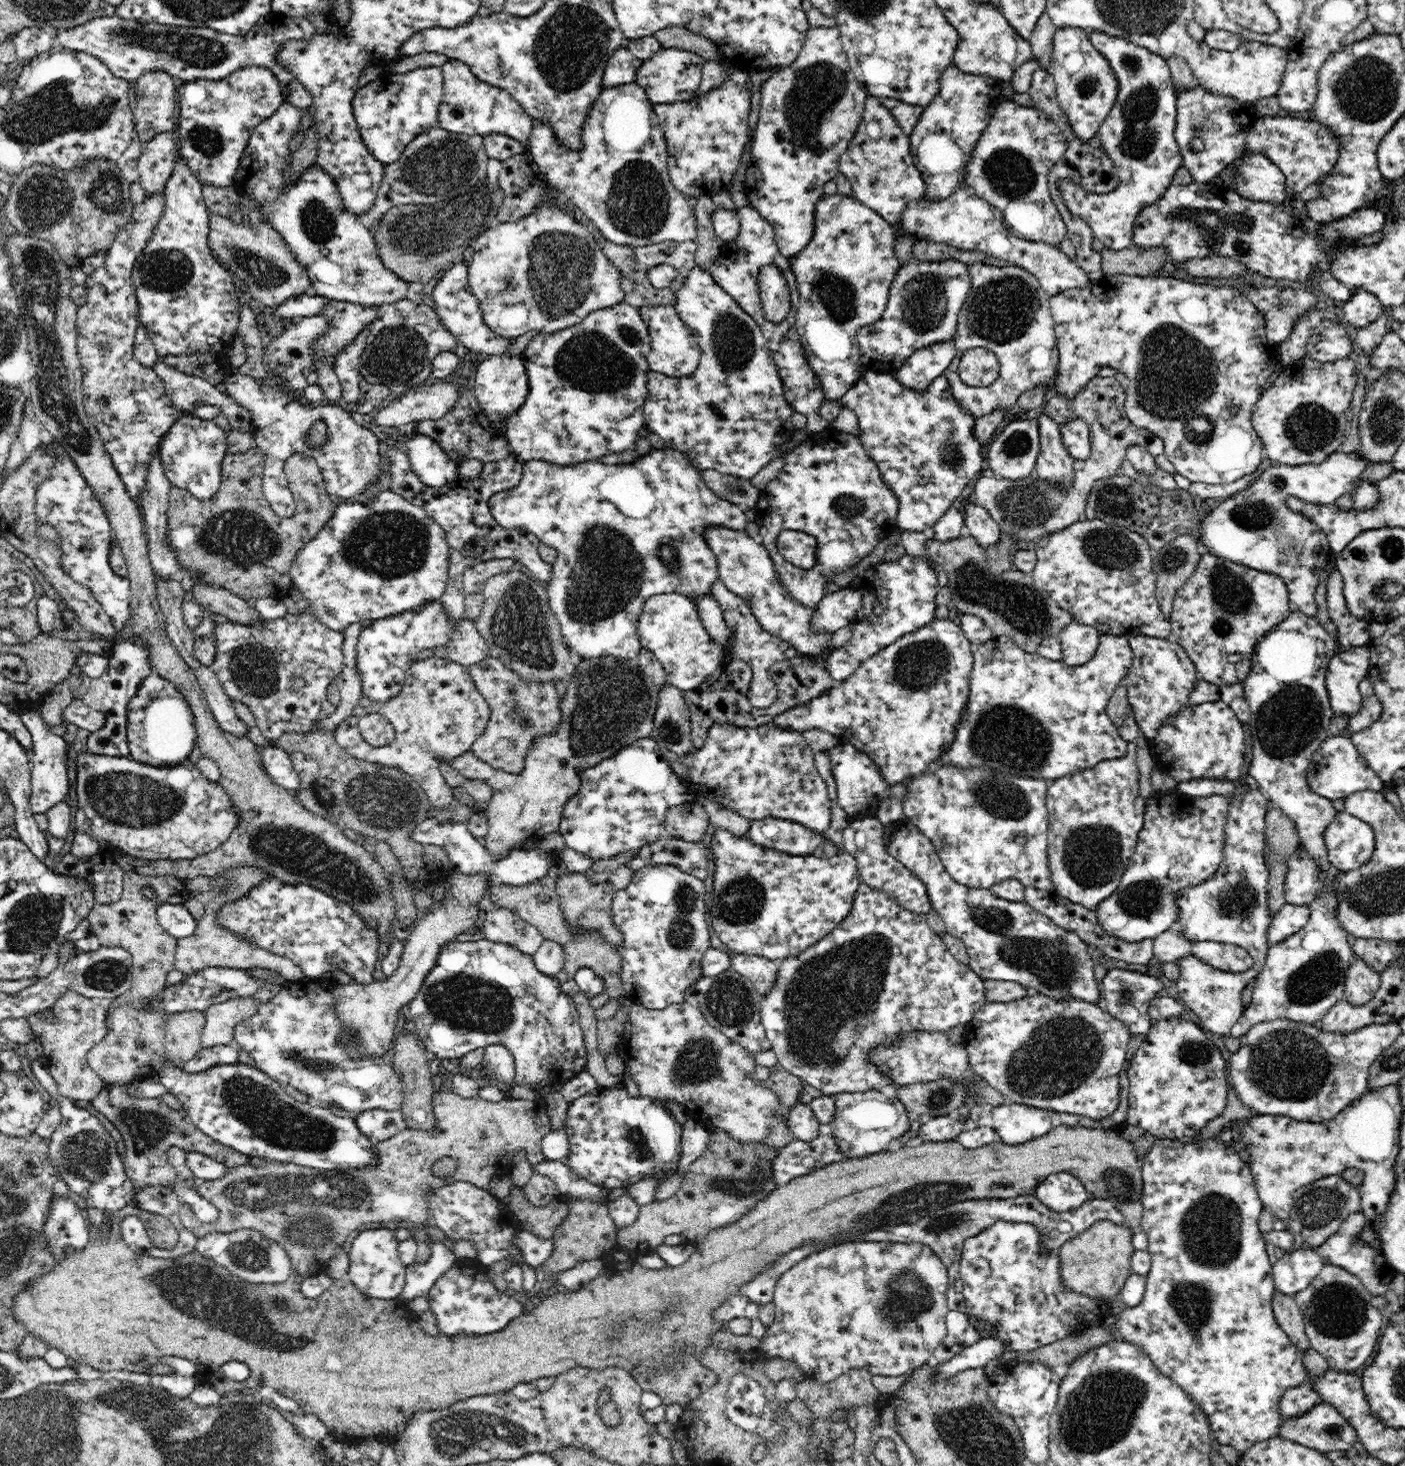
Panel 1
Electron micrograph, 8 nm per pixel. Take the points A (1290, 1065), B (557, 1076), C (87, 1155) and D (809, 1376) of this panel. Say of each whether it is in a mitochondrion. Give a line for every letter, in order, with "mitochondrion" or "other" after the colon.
A: mitochondrion
B: other
C: mitochondrion
D: other

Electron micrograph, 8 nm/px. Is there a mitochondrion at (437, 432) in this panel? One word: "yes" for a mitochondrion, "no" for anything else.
no

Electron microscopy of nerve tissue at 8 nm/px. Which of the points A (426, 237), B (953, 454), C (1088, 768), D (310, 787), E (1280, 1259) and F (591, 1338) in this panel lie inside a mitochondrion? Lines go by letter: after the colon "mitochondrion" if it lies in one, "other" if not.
A: mitochondrion
B: mitochondrion
C: other
D: other
E: other
F: other

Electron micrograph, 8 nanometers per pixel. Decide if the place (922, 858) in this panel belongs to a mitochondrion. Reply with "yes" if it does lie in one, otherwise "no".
no

